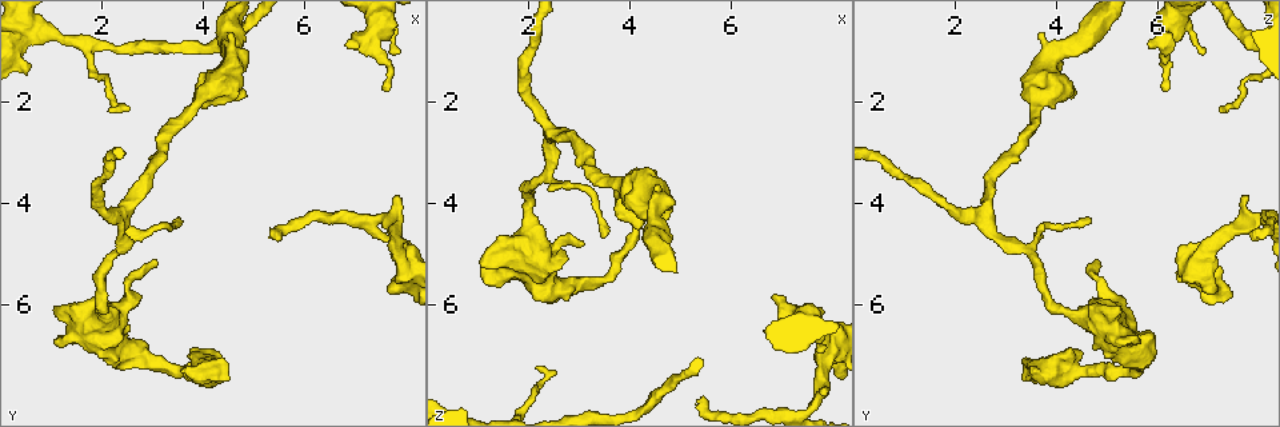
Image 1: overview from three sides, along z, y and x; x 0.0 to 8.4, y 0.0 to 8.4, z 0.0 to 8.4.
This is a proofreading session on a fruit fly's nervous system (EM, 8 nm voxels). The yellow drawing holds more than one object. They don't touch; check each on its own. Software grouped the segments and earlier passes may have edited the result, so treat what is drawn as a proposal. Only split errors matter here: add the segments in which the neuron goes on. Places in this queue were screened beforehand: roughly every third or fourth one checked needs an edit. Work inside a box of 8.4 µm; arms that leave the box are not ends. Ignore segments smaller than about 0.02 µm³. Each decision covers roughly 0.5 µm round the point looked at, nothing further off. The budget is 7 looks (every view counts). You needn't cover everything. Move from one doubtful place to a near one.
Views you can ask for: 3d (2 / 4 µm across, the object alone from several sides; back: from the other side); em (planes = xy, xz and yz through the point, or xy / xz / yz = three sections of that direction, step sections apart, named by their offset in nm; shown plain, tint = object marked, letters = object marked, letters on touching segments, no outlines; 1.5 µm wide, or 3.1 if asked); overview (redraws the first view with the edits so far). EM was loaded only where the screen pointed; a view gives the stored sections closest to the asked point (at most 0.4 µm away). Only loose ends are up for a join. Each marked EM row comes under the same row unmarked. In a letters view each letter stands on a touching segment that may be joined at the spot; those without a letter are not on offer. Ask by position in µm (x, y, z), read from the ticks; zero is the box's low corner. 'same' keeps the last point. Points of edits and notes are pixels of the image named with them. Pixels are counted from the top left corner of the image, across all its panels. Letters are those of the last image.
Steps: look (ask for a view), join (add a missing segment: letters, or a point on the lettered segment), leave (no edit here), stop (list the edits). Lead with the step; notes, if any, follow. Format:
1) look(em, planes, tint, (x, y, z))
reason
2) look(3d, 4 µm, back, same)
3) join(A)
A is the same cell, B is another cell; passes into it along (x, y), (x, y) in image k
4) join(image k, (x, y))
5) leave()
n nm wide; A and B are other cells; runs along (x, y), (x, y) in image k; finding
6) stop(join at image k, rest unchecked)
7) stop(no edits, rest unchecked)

look(em, planes, tint, (5.50, 4.65, 7.80))
branch stops here

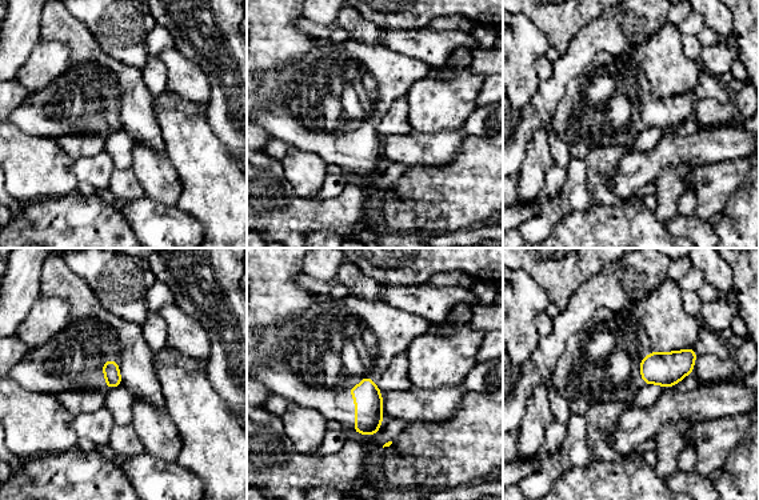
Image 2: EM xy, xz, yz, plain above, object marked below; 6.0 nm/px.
look(em, planes, letters, same)
what lies round it

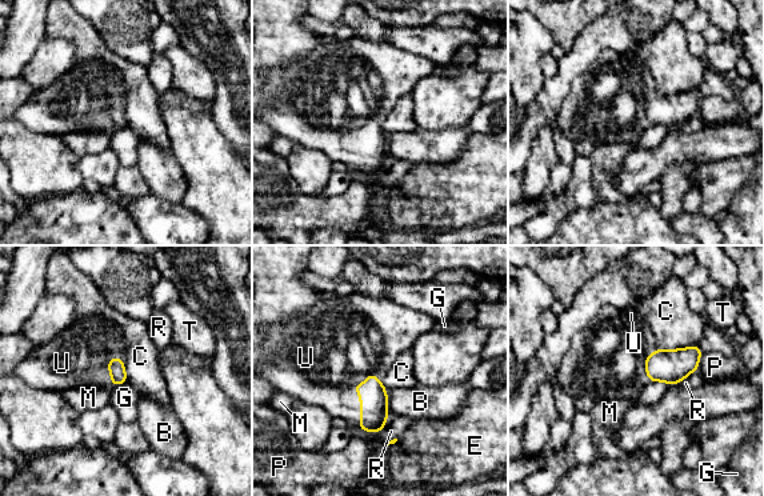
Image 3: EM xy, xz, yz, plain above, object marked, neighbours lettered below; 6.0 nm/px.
join(U)
U is the same cell, B, C, E, G, M, P, R and T are other cells; passes into it along (374, 400), (360, 410), (326, 387) in image 3; the neuron continues

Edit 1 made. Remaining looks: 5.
look(overview)
redraw

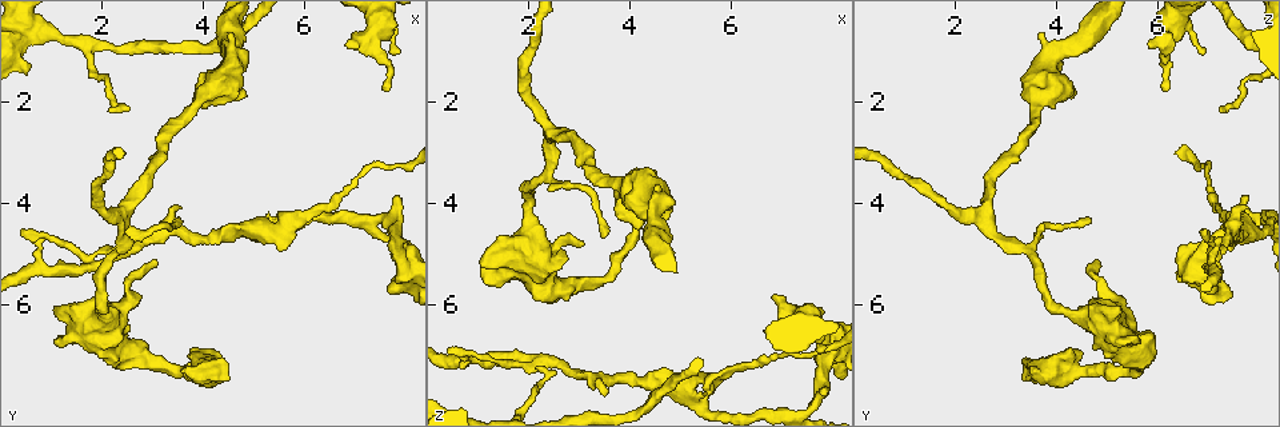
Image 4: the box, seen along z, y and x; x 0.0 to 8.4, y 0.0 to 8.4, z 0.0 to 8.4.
look(em, xz, step 4, letters, (7.80, 1.00, 6.90))
an open end

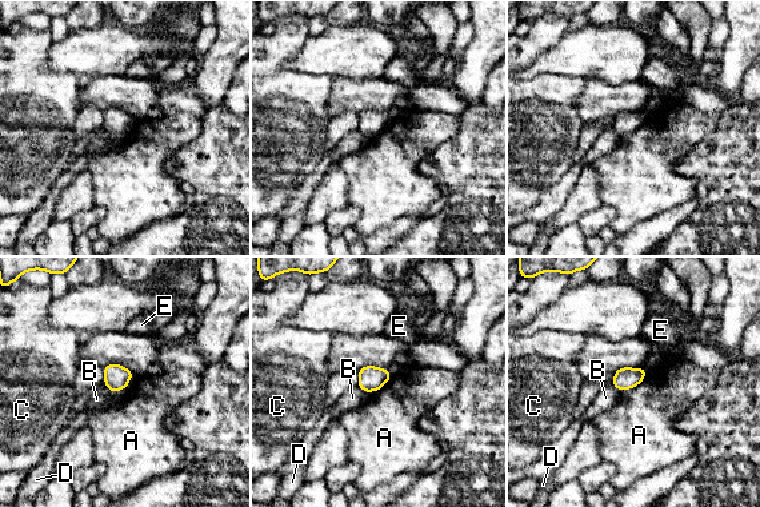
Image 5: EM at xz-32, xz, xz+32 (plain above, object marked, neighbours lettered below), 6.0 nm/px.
look(em, planes, letters, same)
another direction

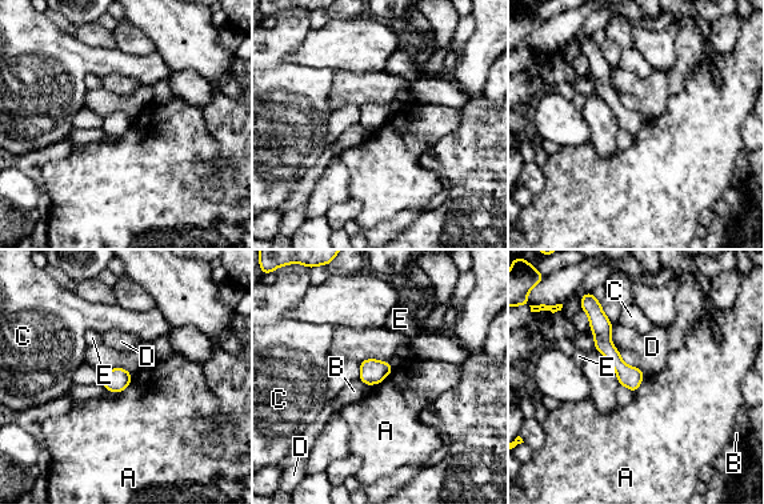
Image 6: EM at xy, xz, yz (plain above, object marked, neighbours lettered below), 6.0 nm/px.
leave()
A, B, C, D and E are other cells; border along (394, 368), (380, 382), (368, 386) in image 6; no lettered segment goes on from it

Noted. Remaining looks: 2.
look(3d, 2 µm, (7.85, 3.85, 7.80))

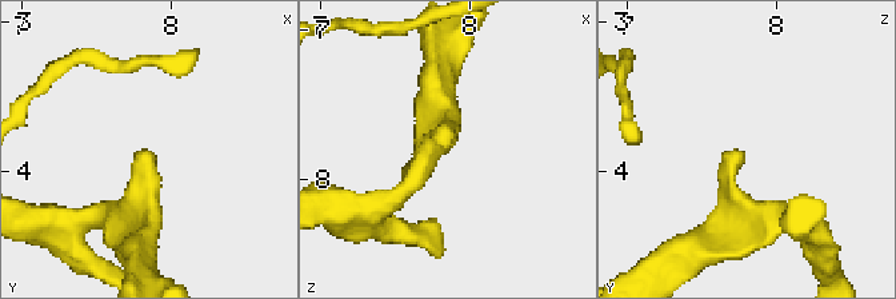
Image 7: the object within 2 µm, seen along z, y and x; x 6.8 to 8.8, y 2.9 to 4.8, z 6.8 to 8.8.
look(em, planes, letters, (7.86, 3.88, 7.74))
now the EM

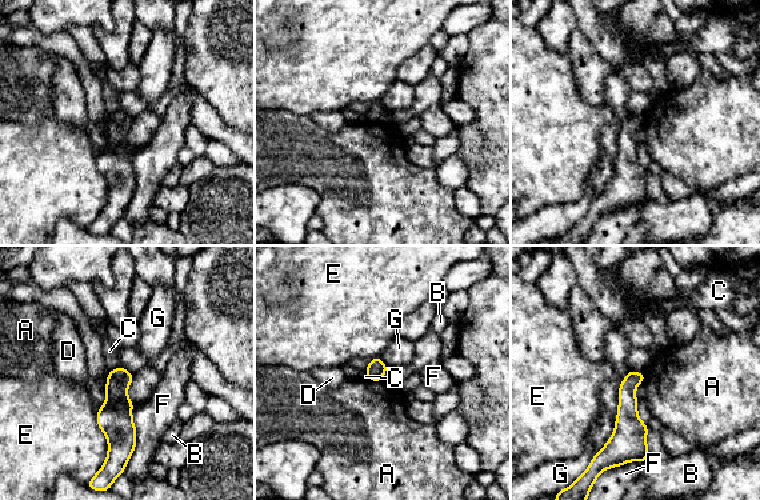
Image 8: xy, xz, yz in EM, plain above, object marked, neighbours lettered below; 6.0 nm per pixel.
leave()
A, B, C, D, E, F and G are other cells; border along (630, 371), (615, 431), (594, 455) in image 8; no lettered segment goes on from it

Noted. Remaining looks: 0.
stop(join at image 3, rest unchecked)

